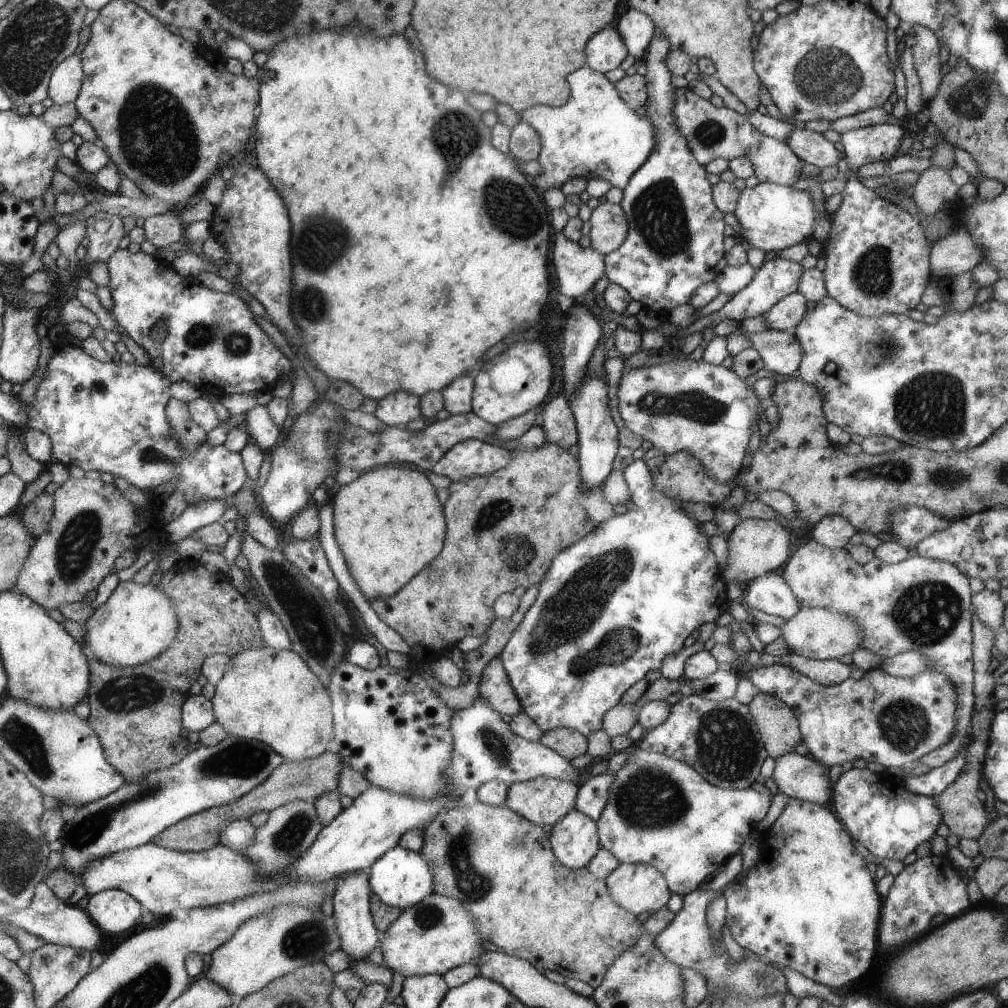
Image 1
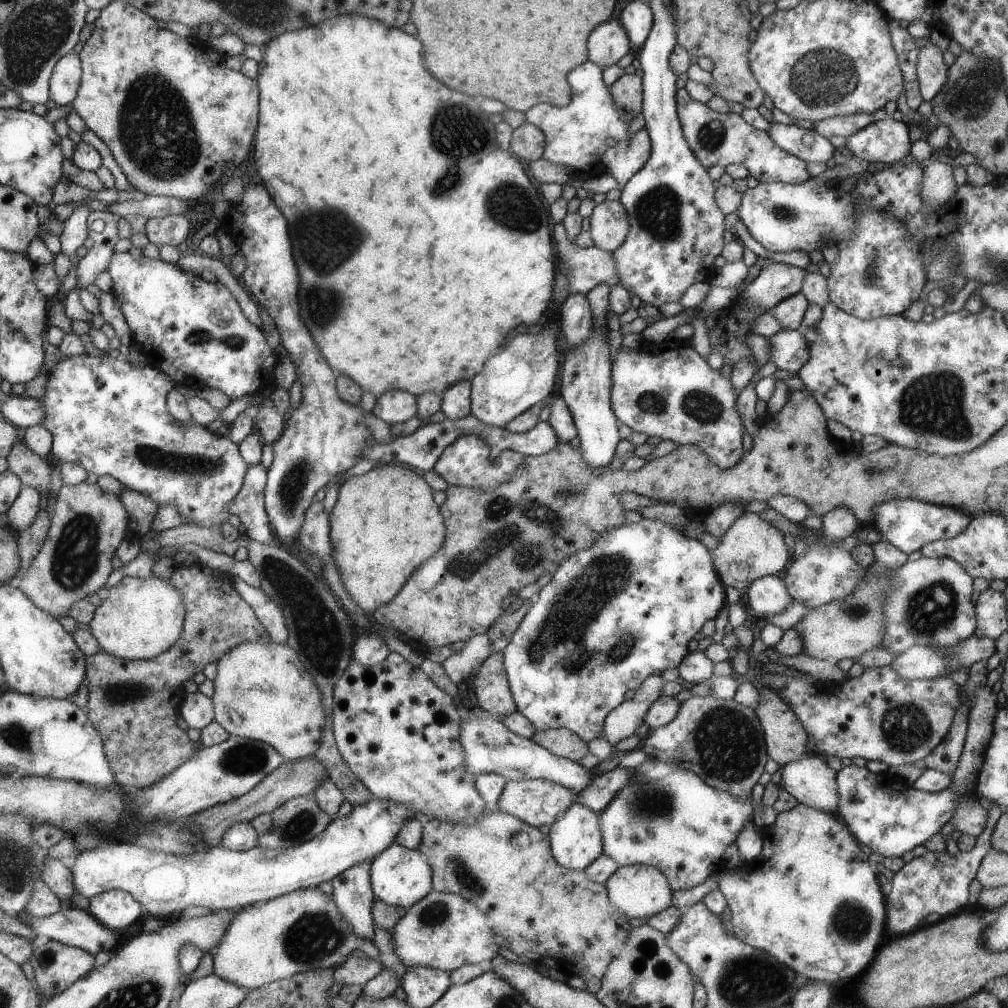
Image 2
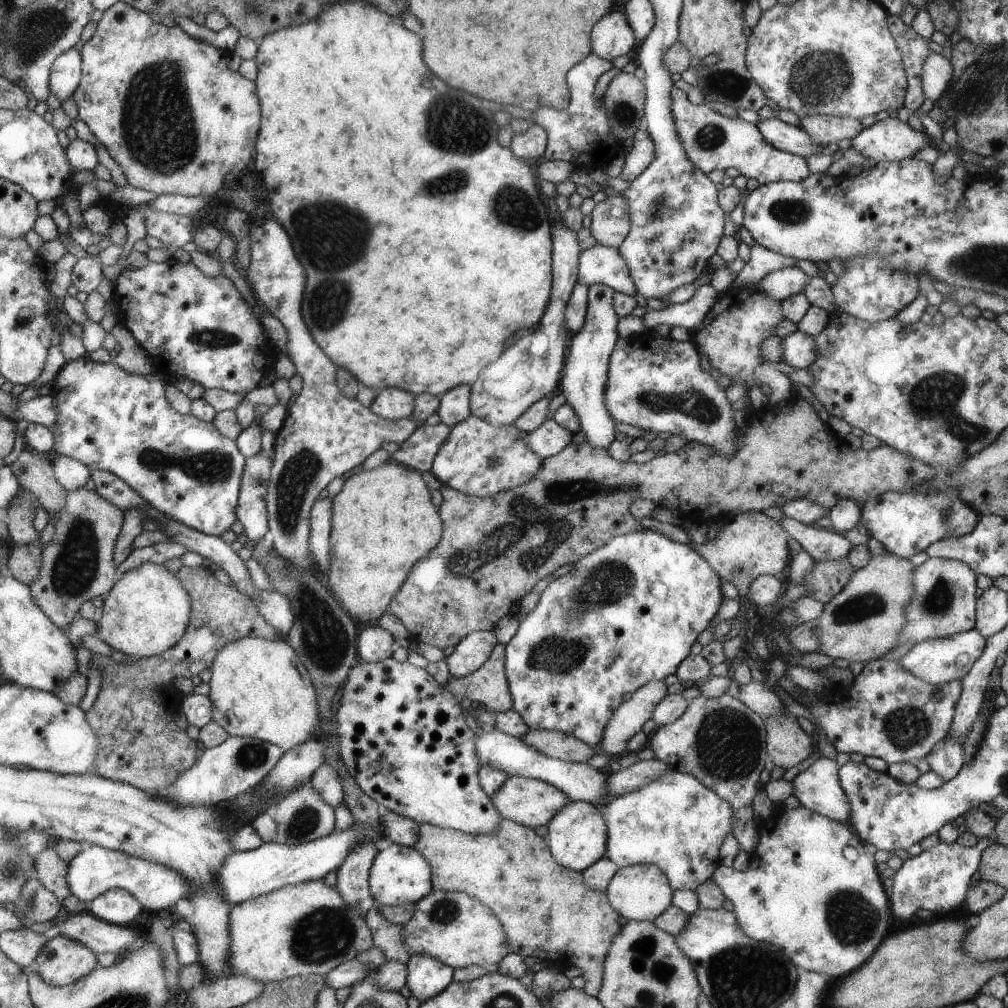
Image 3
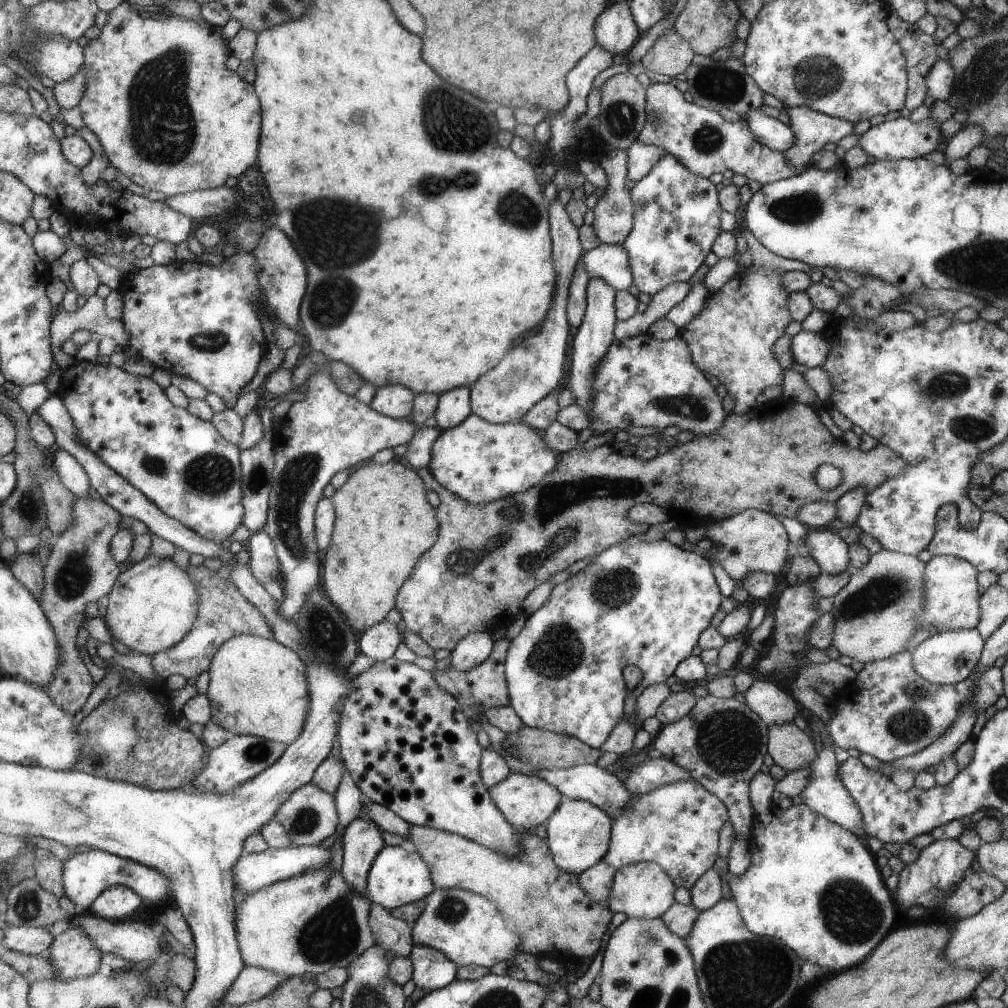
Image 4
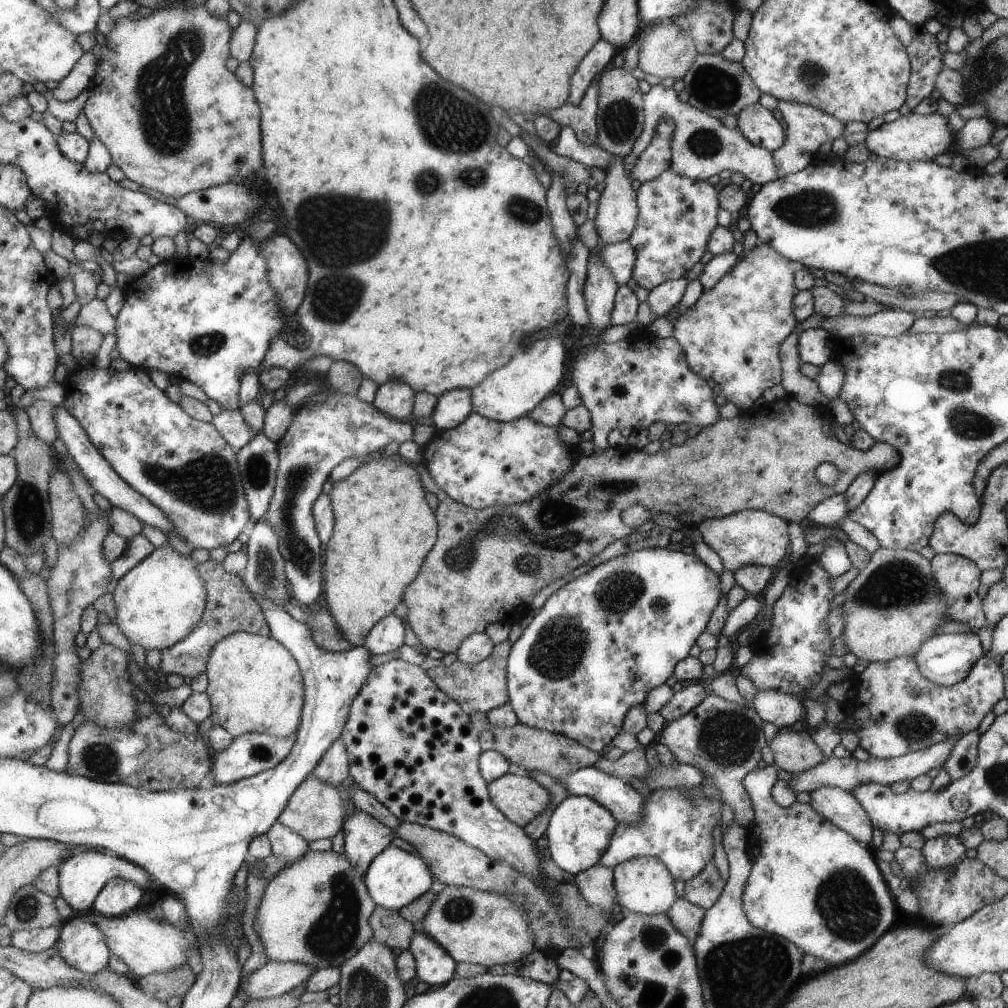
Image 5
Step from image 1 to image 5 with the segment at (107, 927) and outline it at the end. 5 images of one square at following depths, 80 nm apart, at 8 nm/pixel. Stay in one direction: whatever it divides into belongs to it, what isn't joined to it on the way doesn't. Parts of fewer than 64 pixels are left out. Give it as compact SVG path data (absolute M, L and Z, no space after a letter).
M115 877L104 886L94 902L93 911L107 917L125 915L134 911L145 892L143 887L132 880Z

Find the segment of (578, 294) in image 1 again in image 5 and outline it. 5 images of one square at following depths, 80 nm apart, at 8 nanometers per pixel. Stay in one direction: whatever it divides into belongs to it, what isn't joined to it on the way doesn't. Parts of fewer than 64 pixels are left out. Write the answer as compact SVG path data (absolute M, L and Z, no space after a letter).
M625 239L621 242L602 246L600 257L606 264L606 267L612 272L616 282L619 285L625 285L627 280L632 276L636 257L629 241Z

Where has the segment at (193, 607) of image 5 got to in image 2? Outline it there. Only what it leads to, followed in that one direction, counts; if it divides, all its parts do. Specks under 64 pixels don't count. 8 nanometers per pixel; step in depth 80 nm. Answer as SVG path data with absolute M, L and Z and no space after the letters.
M159 576L125 577L112 586L97 607L91 628L103 651L127 660L147 660L168 651L180 638L186 621L181 591Z

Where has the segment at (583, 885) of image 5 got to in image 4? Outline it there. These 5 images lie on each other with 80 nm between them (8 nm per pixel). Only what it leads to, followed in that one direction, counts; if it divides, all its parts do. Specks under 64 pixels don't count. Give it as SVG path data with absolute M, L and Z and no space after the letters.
M602 860L596 862L589 869L578 874L579 886L582 887L591 900L605 903L608 900L615 871L616 869L606 865Z

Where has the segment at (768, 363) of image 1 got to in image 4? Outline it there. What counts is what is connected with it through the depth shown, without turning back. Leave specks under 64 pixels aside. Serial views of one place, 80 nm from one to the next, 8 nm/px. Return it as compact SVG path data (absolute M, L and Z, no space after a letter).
M800 331L791 338L792 359L807 368L821 366L830 352L830 343L821 333Z

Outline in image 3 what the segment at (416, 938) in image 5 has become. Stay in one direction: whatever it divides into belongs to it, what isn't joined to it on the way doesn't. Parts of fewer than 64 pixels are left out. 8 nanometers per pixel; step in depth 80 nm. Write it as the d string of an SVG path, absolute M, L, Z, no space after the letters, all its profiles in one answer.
M414 954L408 957L405 962L406 974L402 979L410 990L410 994L415 996L421 1003L442 992L453 980L454 970L445 963L439 962L439 959L431 958L426 954Z

